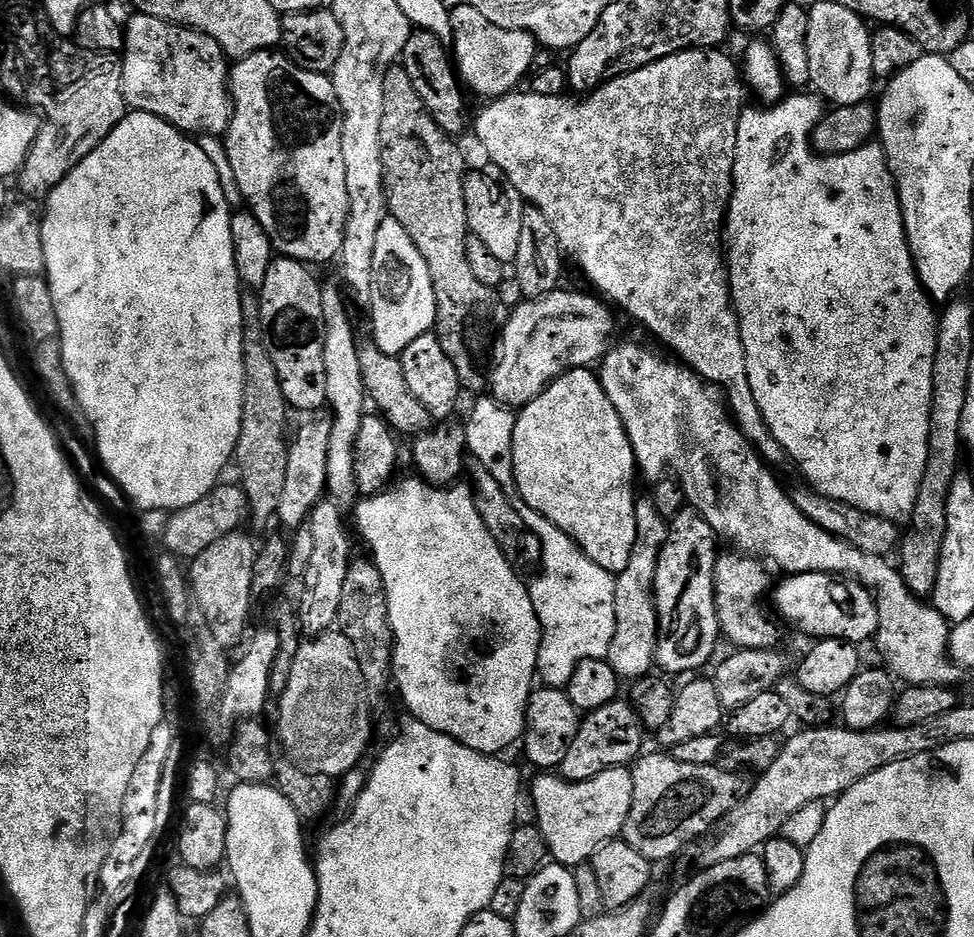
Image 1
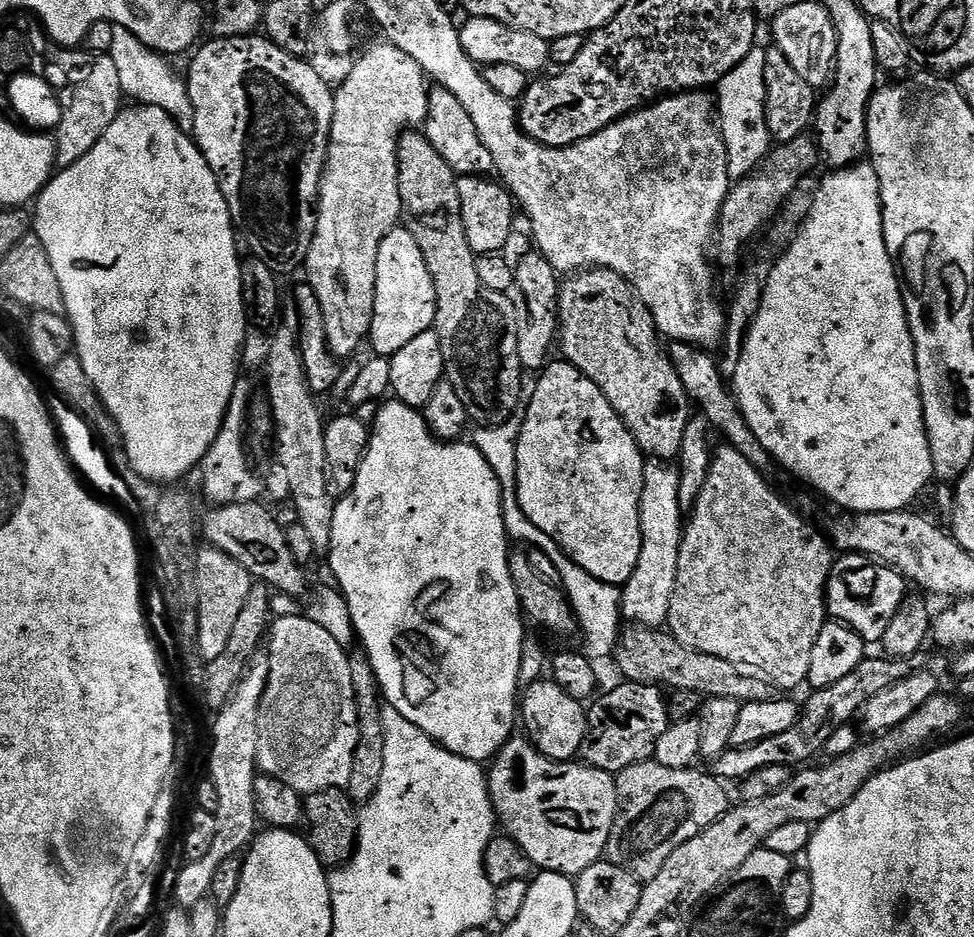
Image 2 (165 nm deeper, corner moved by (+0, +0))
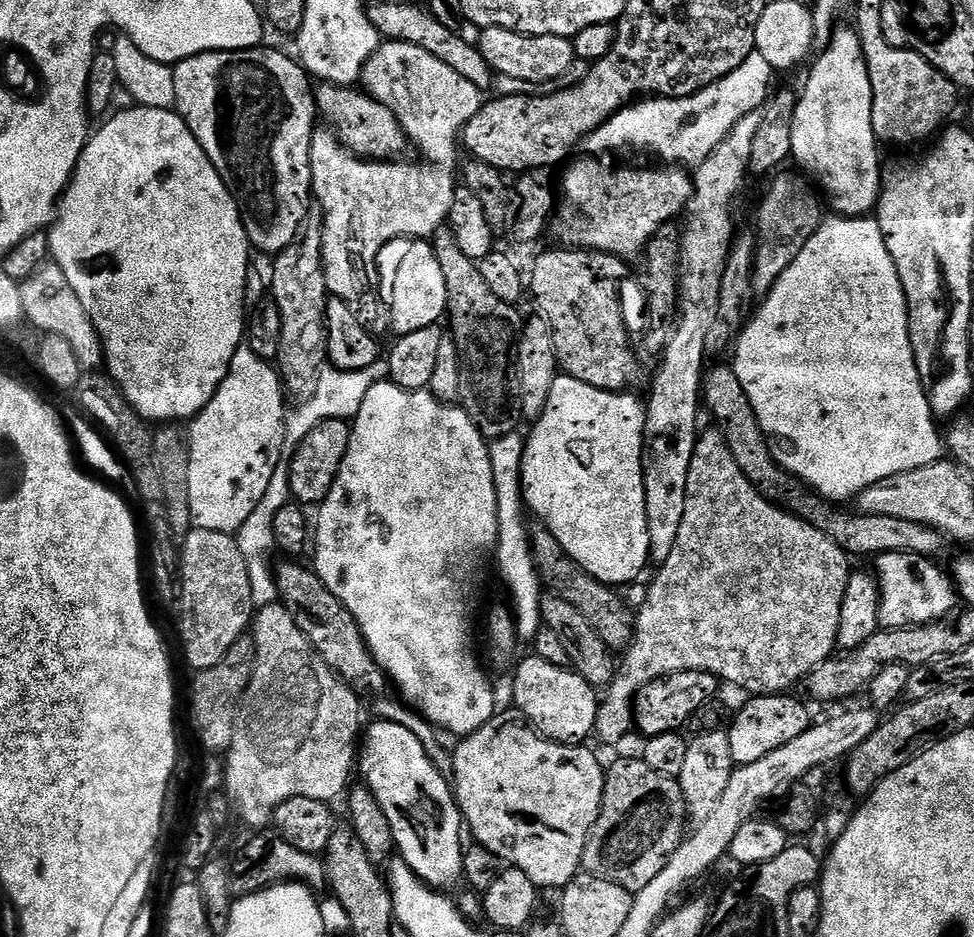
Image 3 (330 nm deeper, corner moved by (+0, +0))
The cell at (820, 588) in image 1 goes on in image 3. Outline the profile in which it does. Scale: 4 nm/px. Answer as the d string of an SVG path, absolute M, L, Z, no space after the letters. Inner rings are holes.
M891 552L875 557L874 575L880 584L880 622L884 628L913 628L915 624L933 624L953 615L958 593L949 573L936 565L935 559L909 552Z

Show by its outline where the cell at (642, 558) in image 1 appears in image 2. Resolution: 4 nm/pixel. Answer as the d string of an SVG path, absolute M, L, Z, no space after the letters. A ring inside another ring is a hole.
M648 462L644 465L644 485L640 499L642 550L634 574L622 585L620 610L625 621L645 624L648 628L667 625L670 598L678 578L678 550L682 546L686 513L678 502L679 471L671 463Z

